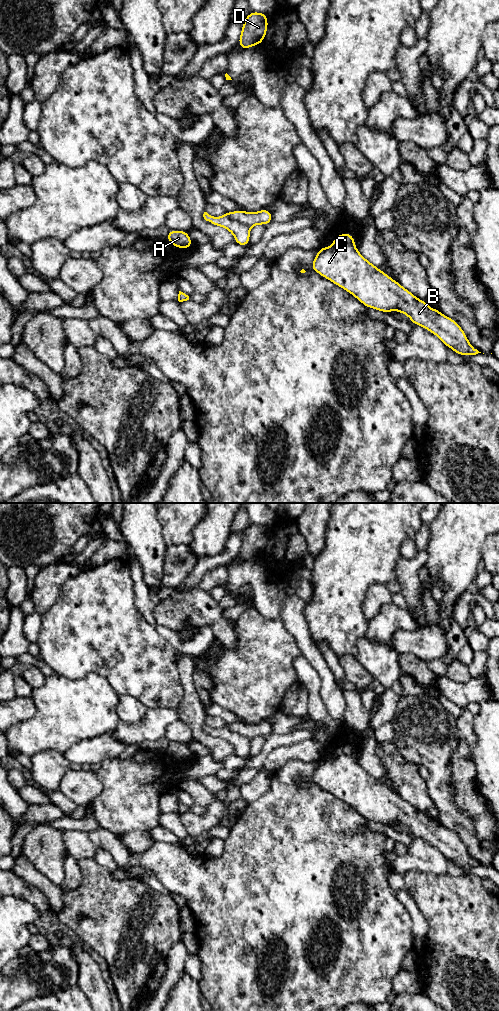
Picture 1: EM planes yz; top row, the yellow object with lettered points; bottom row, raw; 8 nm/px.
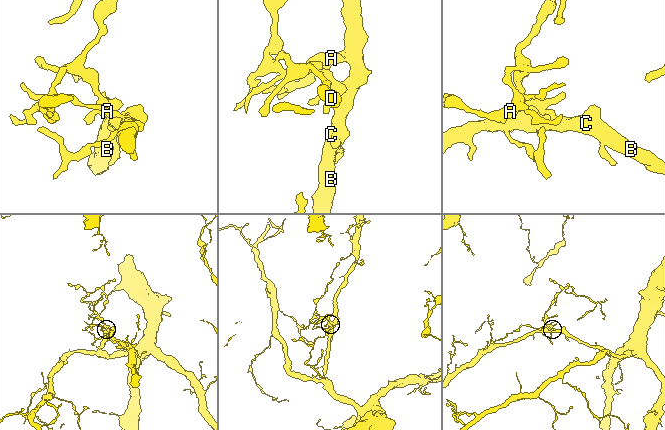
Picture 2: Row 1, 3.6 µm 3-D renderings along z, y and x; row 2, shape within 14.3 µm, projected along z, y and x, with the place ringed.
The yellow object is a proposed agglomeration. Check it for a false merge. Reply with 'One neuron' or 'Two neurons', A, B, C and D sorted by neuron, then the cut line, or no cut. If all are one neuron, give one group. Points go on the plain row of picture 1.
Two neurons. Groups: A B C / D. Split along yz (224, 726), (250, 739)

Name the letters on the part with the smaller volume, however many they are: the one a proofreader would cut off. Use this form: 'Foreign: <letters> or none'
Foreign: D

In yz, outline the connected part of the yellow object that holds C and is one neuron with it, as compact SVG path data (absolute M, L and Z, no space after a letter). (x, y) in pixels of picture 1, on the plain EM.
M349 745L337 747L333 751L333 755L334 756L331 759L321 759L319 761L319 764L315 768L311 778L313 783L319 785L322 789L330 792L337 798L352 806L368 820L373 820L385 825L389 825L390 823L399 823L400 825L407 827L413 836L422 838L436 847L446 859L450 859L458 867L476 867L481 865L469 855L465 844L455 832L445 828L438 821L431 821L425 813L415 809L409 802L402 799L397 793L390 790L386 785L365 771L356 760L353 747Z

